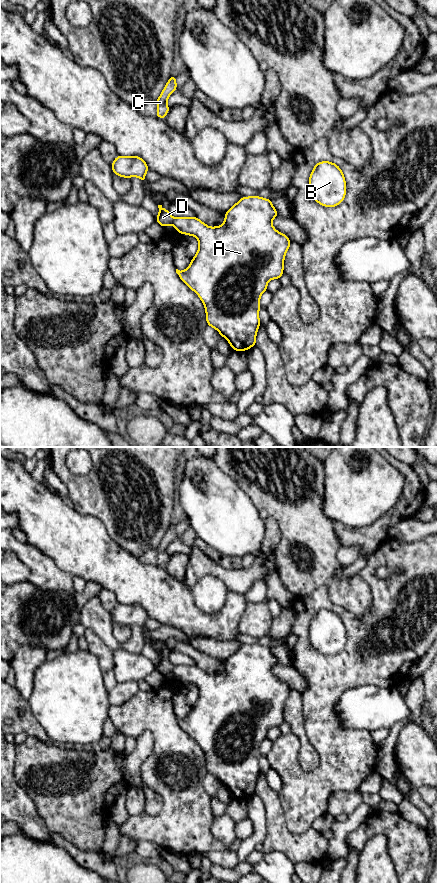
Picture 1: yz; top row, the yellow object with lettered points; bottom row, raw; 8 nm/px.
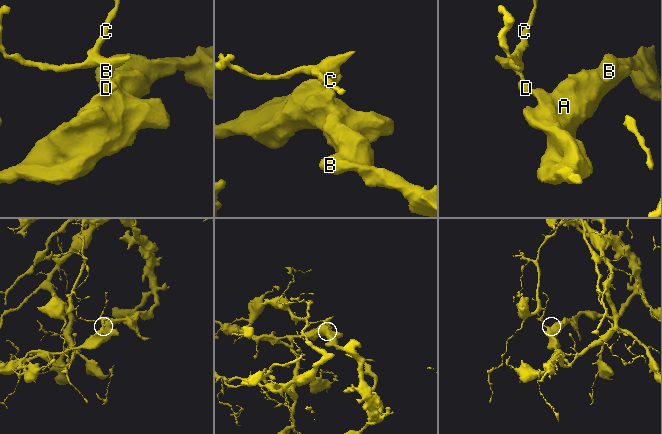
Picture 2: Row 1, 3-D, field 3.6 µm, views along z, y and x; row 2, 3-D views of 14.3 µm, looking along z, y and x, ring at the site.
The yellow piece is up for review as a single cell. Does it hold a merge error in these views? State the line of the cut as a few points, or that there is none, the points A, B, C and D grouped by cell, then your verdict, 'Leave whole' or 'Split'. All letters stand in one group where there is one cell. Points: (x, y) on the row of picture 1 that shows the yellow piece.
Split along yz (174, 218), (172, 223). Groups: A B / C D. Split

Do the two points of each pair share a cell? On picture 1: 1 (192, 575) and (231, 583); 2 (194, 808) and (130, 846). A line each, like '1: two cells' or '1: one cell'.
1: one cell
2: two cells

